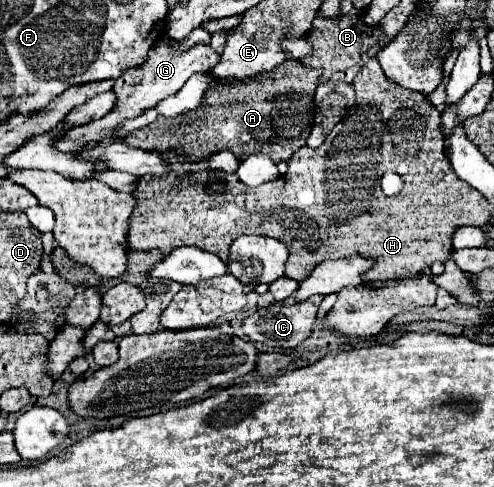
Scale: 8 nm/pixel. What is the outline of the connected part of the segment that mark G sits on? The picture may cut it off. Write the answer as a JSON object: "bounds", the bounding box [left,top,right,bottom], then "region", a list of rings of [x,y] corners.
{"bounds":[57,37,221,151],"region":[[[169,37],[159,39],[155,45],[151,45],[145,63],[125,69],[123,75],[115,81],[113,91],[119,97],[119,105],[115,105],[115,109],[111,113],[107,113],[107,117],[103,117],[103,119],[97,119],[93,123],[87,123],[87,125],[67,131],[67,137],[57,141],[57,149],[71,151],[71,149],[79,149],[81,145],[99,141],[99,137],[103,137],[103,133],[109,133],[111,129],[115,129],[115,125],[121,125],[127,117],[135,117],[135,115],[143,113],[145,109],[153,107],[155,103],[159,103],[163,97],[177,93],[193,73],[211,71],[219,63],[219,59],[221,59],[221,55],[209,43],[199,43],[199,45],[193,45],[191,49],[179,49]]]}

